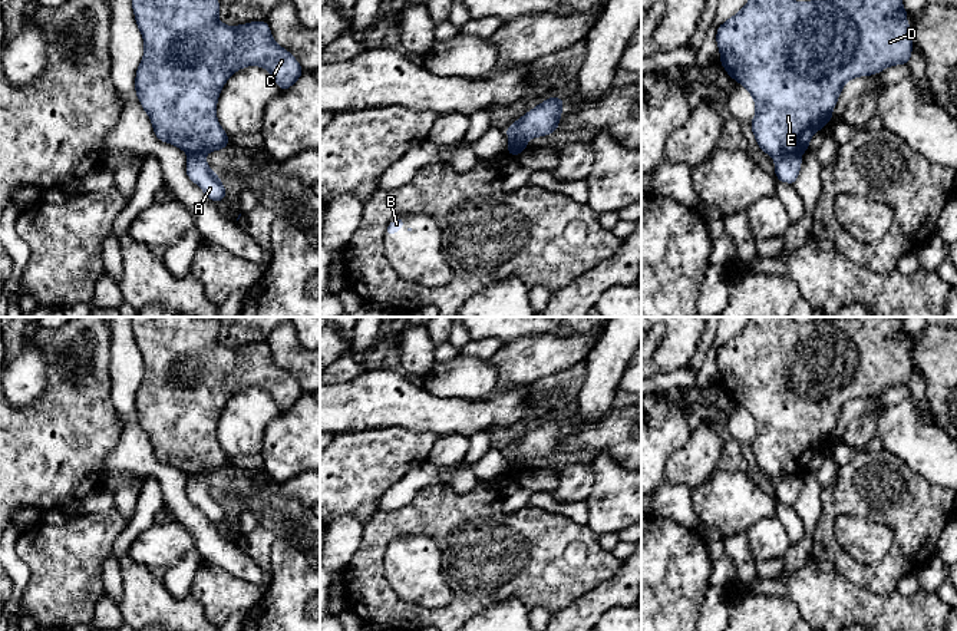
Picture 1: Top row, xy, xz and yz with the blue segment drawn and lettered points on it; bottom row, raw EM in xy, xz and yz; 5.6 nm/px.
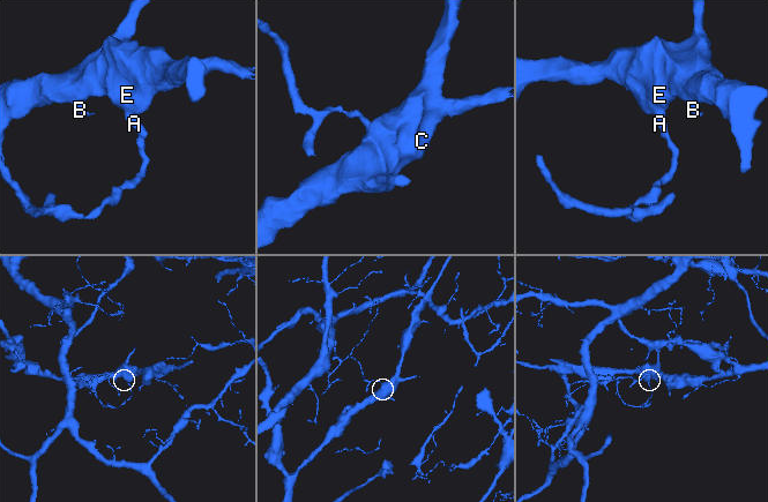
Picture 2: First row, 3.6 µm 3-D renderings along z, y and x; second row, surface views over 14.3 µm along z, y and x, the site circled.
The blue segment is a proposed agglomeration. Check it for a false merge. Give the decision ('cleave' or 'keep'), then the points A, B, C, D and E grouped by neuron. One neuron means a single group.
cleave; groups A / B C D E

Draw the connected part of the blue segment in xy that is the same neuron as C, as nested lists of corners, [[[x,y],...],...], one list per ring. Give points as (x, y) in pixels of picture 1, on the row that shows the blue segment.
[[[132,0],[132,9],[145,44],[135,76],[136,98],[151,118],[155,136],[187,155],[205,155],[228,146],[228,133],[217,119],[217,102],[225,82],[237,70],[247,66],[264,67],[280,90],[291,87],[304,72],[297,59],[273,39],[265,20],[238,26],[221,23],[220,0]]]

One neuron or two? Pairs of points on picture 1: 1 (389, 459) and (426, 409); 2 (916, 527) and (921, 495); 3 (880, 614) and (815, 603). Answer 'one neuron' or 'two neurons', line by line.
1: two neurons
2: one neuron
3: one neuron

